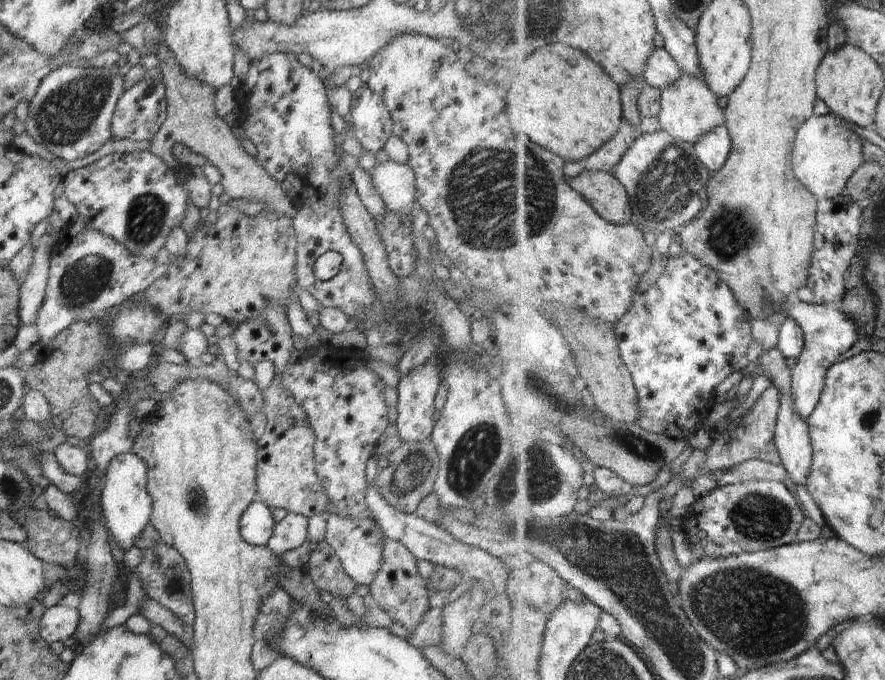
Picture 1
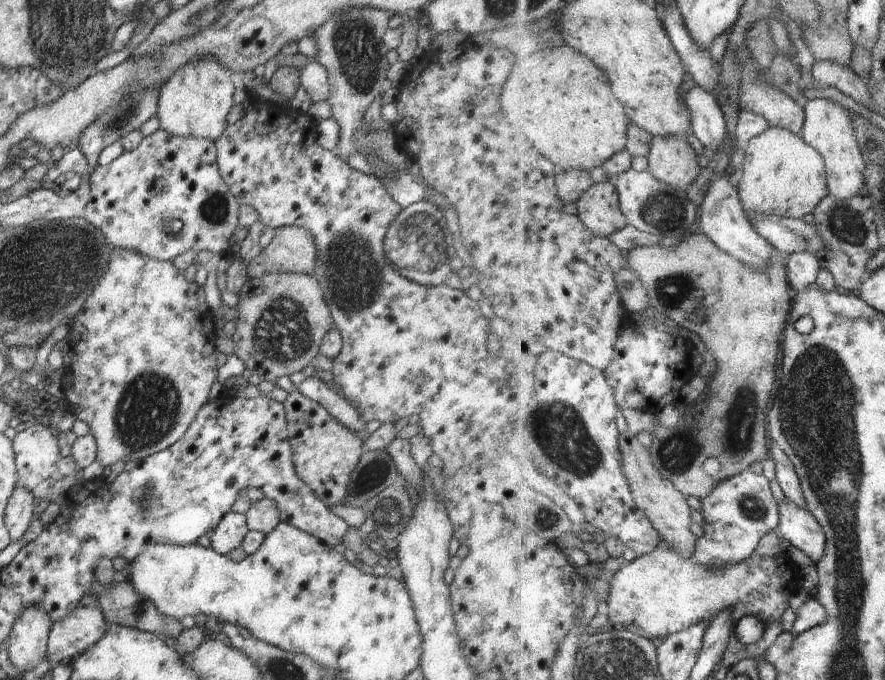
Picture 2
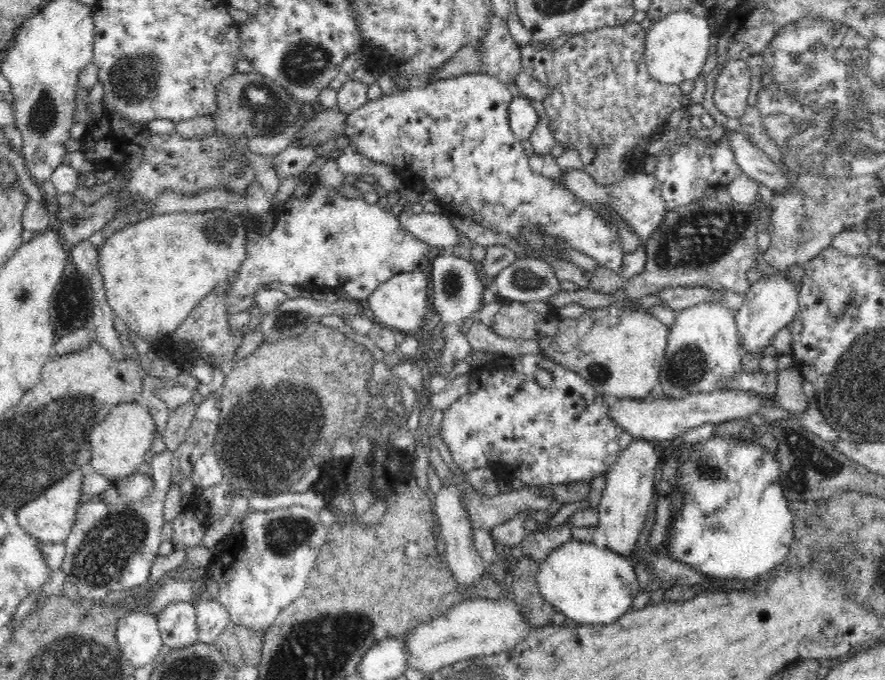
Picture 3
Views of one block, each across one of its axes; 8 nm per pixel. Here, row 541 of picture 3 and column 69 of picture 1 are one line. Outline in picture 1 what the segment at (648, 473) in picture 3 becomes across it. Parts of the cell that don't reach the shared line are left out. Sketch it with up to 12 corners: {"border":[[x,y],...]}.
{"border":[[56,604],[39,616],[49,645],[78,628],[78,609]]}

